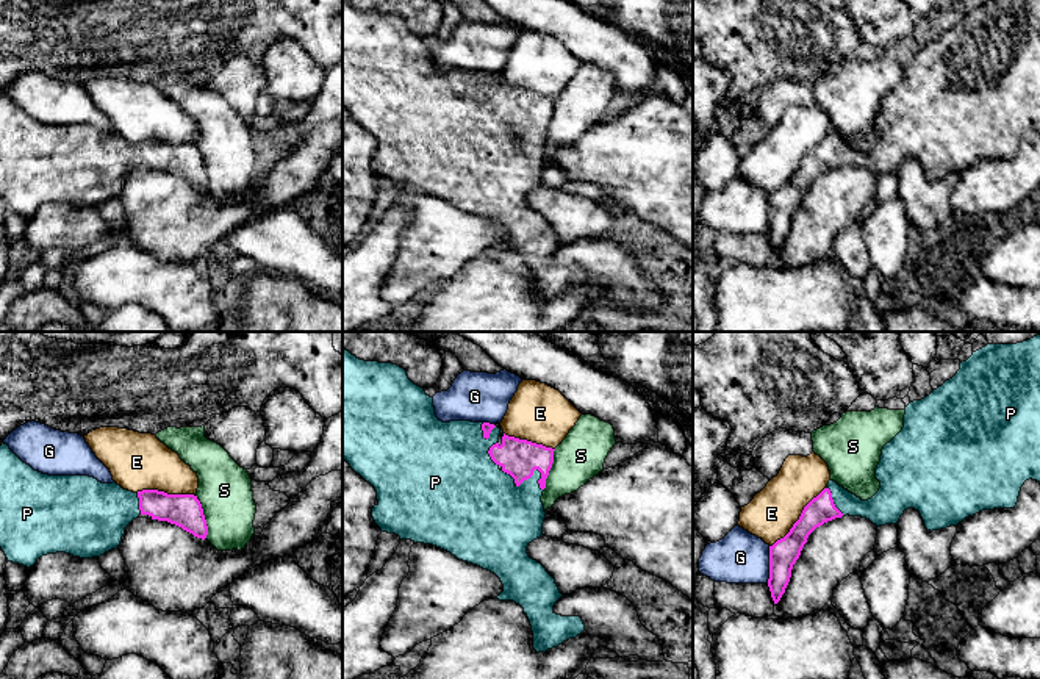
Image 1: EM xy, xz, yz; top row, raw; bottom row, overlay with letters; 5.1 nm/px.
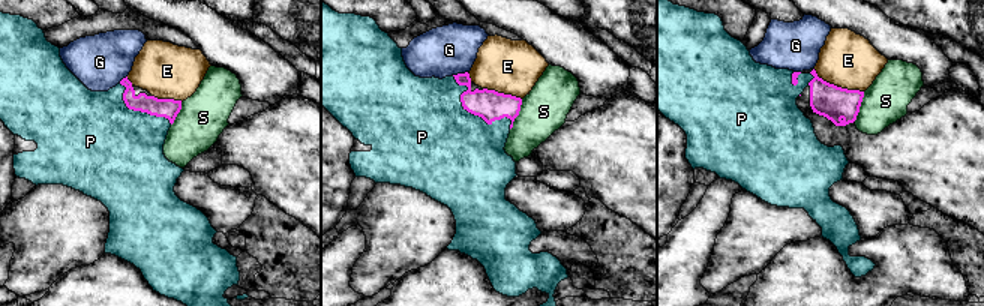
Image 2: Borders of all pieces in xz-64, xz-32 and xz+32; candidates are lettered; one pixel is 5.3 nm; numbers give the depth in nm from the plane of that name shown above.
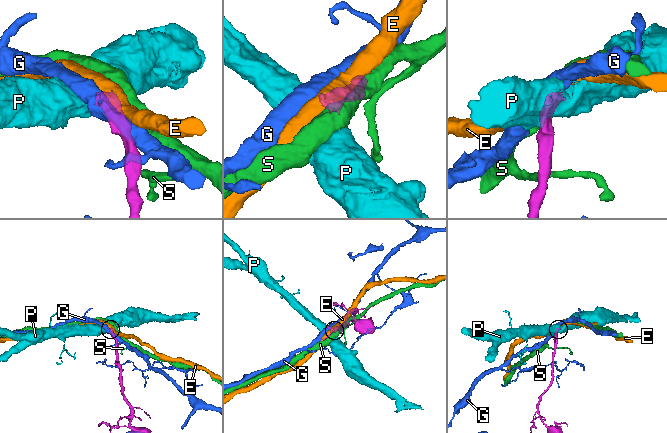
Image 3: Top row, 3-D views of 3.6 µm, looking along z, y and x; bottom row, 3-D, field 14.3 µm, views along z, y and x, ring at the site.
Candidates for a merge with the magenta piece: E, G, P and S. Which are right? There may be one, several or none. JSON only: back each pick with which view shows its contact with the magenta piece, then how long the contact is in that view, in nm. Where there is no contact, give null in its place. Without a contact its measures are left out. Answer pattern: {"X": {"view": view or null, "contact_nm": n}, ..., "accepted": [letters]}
{"P": {"view": "xz", "contact_nm": 240}, "accepted": ["P"]}

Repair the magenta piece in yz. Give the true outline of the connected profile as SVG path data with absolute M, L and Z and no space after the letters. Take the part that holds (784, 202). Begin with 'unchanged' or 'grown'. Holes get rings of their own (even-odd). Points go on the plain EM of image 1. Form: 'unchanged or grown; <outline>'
grown; M1040 0L973 2L952 28L906 56L904 77L884 95L876 128L880 138L868 150L829 130L790 181L769 196L774 253L785 242L809 185L835 167L862 166L879 177L898 174L907 158L915 158L932 181L982 160L1013 158L1024 131L1040 131Z

